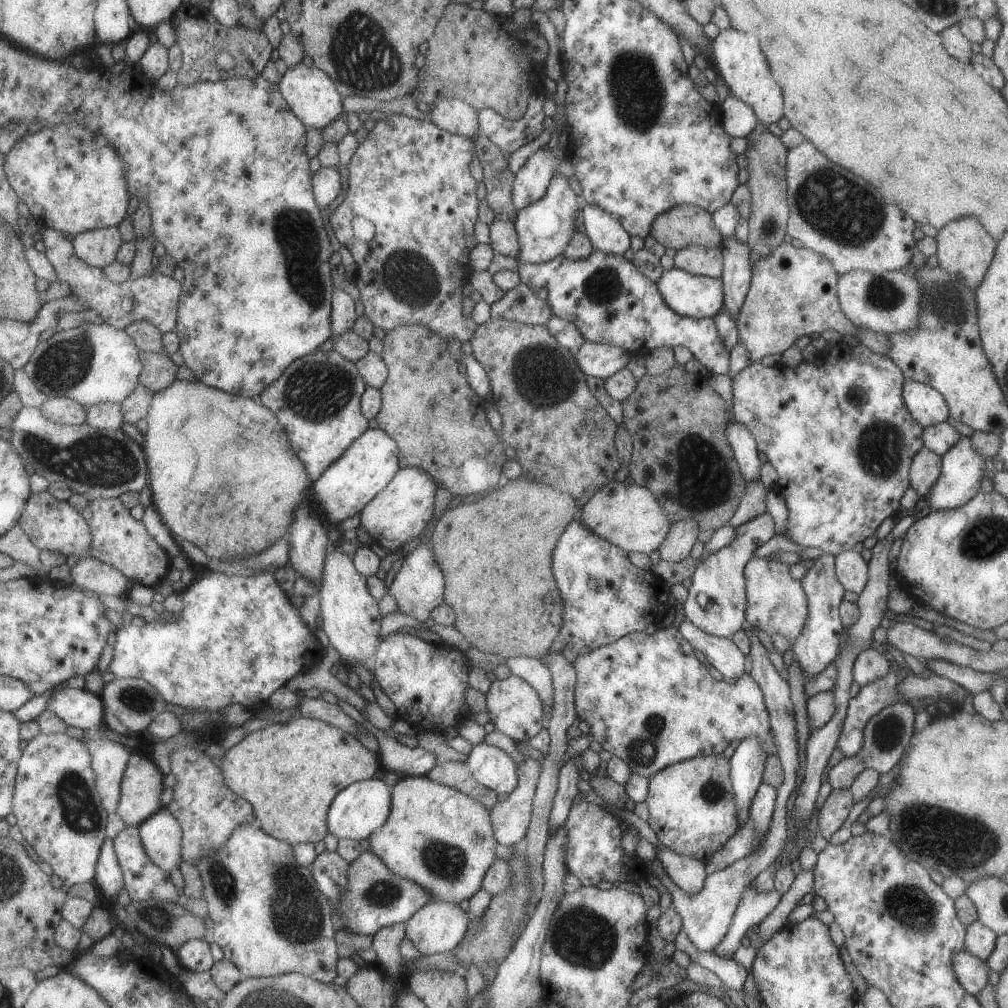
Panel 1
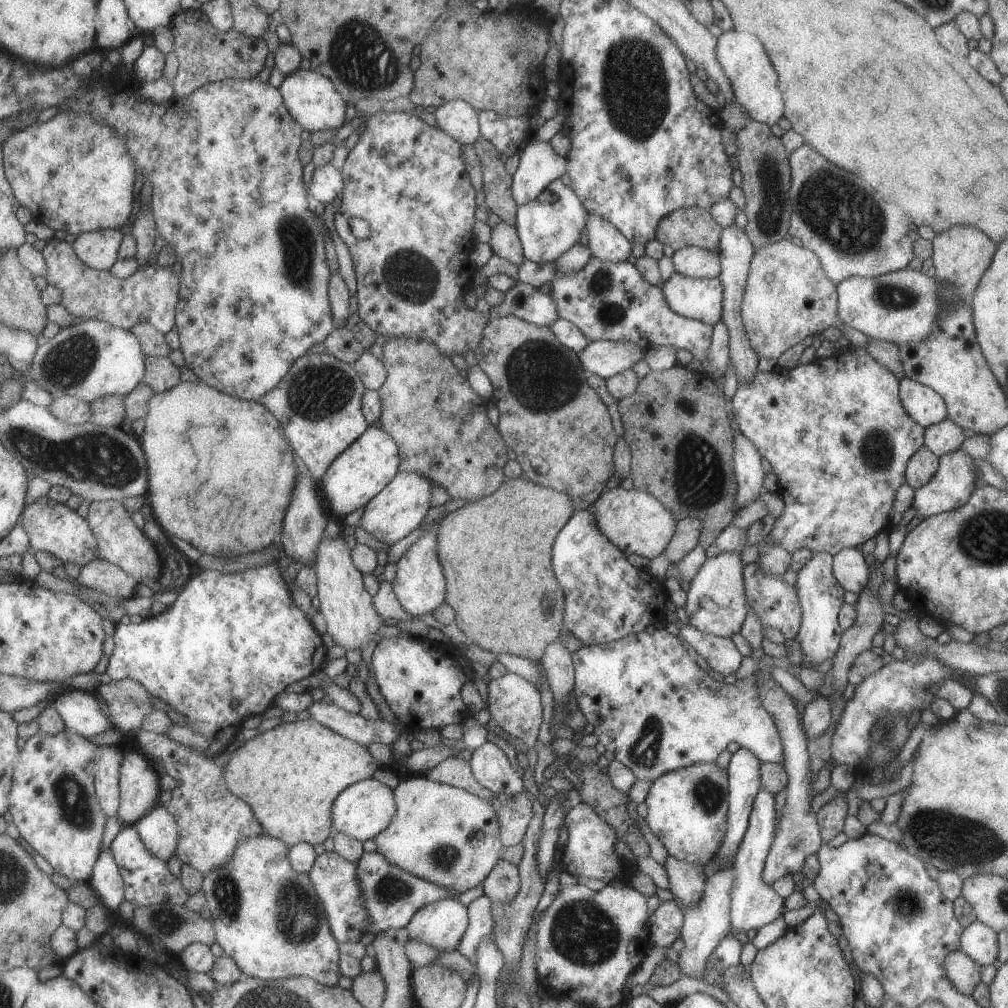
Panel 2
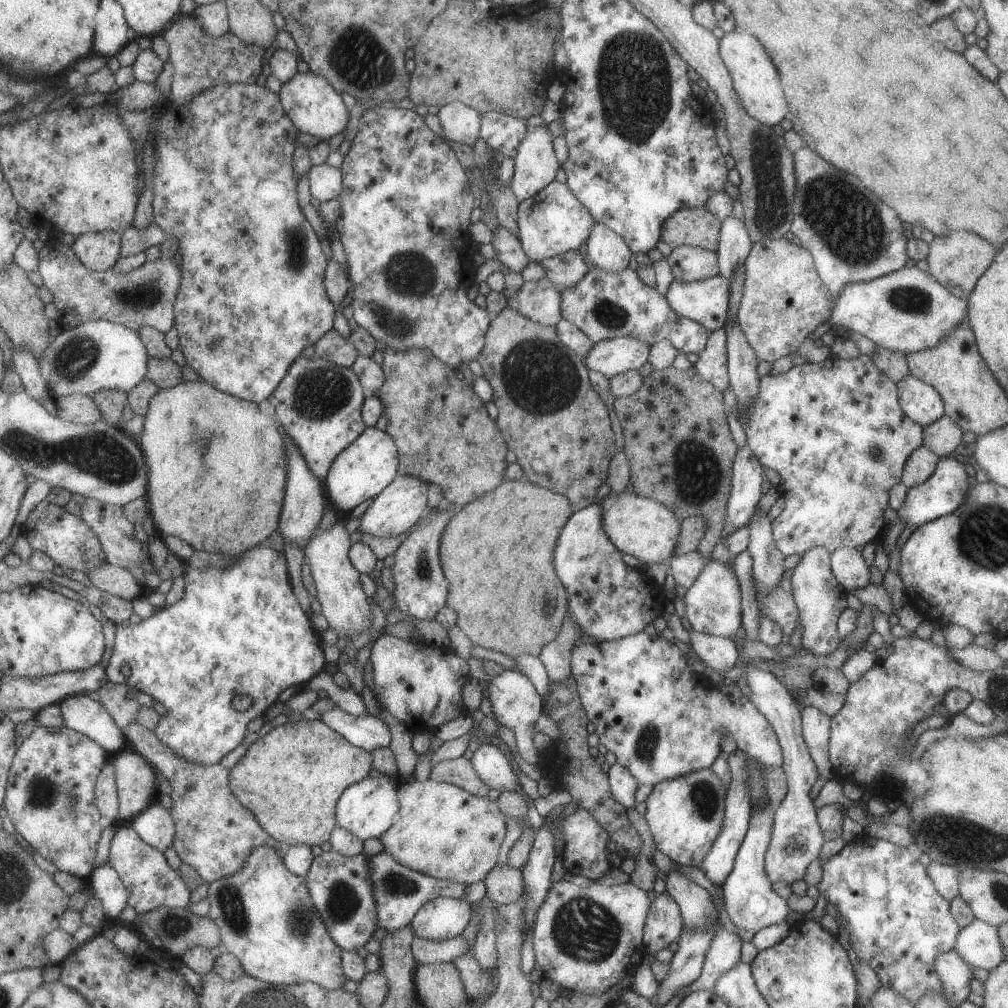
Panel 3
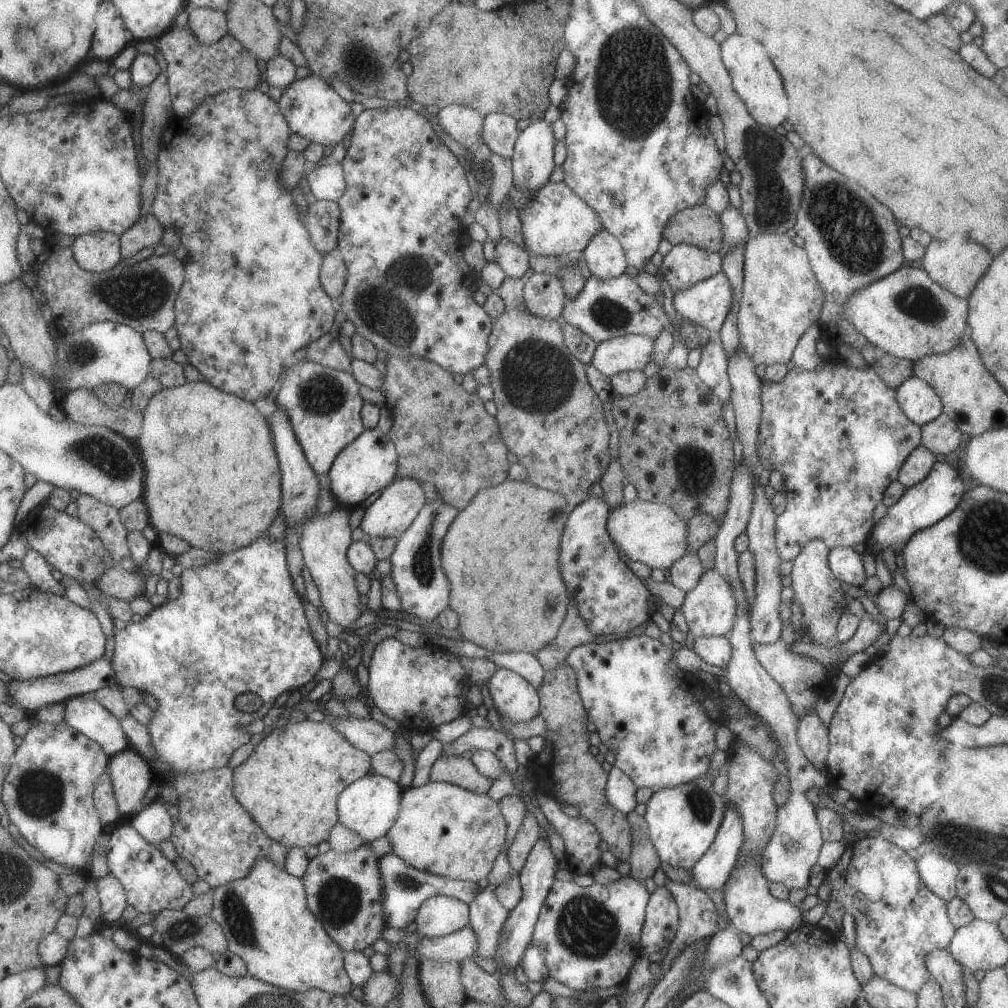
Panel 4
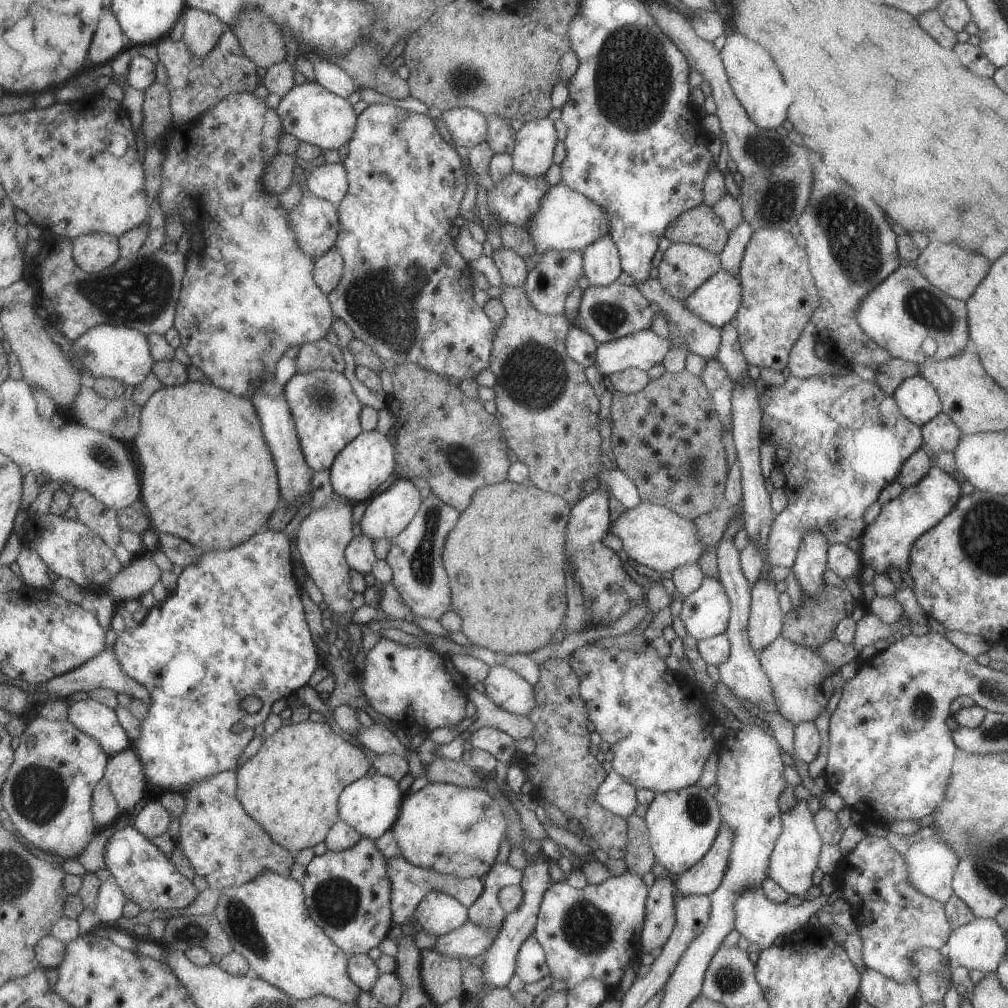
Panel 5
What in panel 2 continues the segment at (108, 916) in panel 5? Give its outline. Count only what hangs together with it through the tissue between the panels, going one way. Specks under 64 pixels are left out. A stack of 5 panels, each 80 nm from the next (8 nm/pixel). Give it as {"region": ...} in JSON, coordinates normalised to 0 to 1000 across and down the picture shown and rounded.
{"region":[[[108,840],[100,842],[92,869],[86,877],[92,883],[95,892],[100,893],[106,903],[117,902],[123,892],[123,877]]]}

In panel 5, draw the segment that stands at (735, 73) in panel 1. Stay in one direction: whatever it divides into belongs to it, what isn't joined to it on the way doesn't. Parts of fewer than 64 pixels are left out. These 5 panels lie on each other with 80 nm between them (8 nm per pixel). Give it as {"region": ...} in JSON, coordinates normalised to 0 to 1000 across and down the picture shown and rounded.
{"region":[[[721,34],[714,50],[714,57],[726,90],[747,123],[754,128],[771,127],[781,117],[779,111],[783,107],[785,93],[779,87],[775,73],[767,63],[766,57],[761,54],[761,50],[735,34],[725,34],[725,36]]]}

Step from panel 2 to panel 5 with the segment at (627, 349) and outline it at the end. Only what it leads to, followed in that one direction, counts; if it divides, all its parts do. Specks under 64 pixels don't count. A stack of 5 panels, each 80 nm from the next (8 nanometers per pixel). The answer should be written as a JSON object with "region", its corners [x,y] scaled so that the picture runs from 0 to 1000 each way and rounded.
{"region":[[[642,326],[593,340],[589,362],[602,373],[625,365],[641,368],[656,359],[662,346],[665,346],[666,338],[664,333],[659,336]]]}

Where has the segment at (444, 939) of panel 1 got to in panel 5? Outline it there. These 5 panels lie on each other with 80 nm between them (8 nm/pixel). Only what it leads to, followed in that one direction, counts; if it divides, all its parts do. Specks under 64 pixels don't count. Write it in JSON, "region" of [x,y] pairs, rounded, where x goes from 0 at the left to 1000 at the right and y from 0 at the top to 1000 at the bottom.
{"region":[[[426,884],[411,903],[414,915],[424,927],[443,927],[464,914],[464,901],[442,887]]]}

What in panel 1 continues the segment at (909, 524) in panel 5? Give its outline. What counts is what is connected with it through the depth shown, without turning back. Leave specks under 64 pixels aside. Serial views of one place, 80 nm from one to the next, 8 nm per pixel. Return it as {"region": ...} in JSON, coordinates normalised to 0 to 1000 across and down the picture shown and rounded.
{"region":[[[953,433],[945,442],[941,443],[934,452],[933,469],[929,474],[928,480],[919,489],[922,503],[929,506],[946,505],[958,498],[969,490],[972,486],[972,478],[975,474],[975,467],[982,467],[982,457],[975,454],[970,446],[964,441],[963,434]]]}

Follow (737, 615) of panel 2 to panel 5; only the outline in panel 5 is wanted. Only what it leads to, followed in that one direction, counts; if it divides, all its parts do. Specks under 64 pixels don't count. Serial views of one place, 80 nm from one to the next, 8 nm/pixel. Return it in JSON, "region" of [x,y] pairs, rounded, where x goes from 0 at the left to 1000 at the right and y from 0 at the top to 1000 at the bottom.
{"region":[[[698,572],[691,585],[679,591],[673,612],[692,637],[720,627],[724,597],[712,573]]]}

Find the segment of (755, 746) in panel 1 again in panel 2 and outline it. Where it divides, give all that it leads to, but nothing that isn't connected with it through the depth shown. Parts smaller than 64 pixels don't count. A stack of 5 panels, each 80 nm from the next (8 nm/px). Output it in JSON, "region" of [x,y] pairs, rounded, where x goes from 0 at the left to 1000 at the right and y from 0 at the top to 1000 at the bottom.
{"region":[[[733,741],[725,750],[720,762],[720,767],[722,770],[722,787],[721,787],[721,821],[719,829],[717,830],[716,836],[712,841],[712,844],[707,849],[709,850],[717,860],[722,860],[726,856],[723,856],[722,853],[729,849],[731,845],[732,837],[740,824],[742,818],[742,812],[744,809],[744,804],[746,801],[746,796],[748,790],[755,783],[754,775],[754,754],[739,741]]]}

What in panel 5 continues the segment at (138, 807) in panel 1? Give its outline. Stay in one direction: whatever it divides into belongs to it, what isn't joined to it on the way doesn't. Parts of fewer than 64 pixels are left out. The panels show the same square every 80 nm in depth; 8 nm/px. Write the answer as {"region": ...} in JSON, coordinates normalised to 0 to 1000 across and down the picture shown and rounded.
{"region":[[[131,740],[107,751],[107,758],[103,762],[103,771],[108,780],[110,780],[119,806],[130,804],[140,794],[144,786],[147,785],[144,764]]]}

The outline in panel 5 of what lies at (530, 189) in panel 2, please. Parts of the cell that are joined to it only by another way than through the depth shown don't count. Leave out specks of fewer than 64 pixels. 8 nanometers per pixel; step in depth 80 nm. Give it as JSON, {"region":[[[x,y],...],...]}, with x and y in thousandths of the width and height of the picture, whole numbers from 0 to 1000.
{"region":[[[544,116],[523,120],[511,132],[508,171],[522,176],[539,176],[548,163],[553,141],[549,120]]]}

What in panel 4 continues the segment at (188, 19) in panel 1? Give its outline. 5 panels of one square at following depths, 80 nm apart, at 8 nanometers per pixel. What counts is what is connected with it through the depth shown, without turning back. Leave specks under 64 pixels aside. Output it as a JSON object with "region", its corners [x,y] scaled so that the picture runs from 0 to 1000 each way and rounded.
{"region":[[[172,22],[168,29],[157,36],[153,44],[165,60],[169,104],[172,114],[178,117],[189,113],[193,104],[207,94],[228,87],[252,88],[258,81],[255,59],[226,32],[214,43],[204,45],[190,33],[186,24],[177,27]]]}

